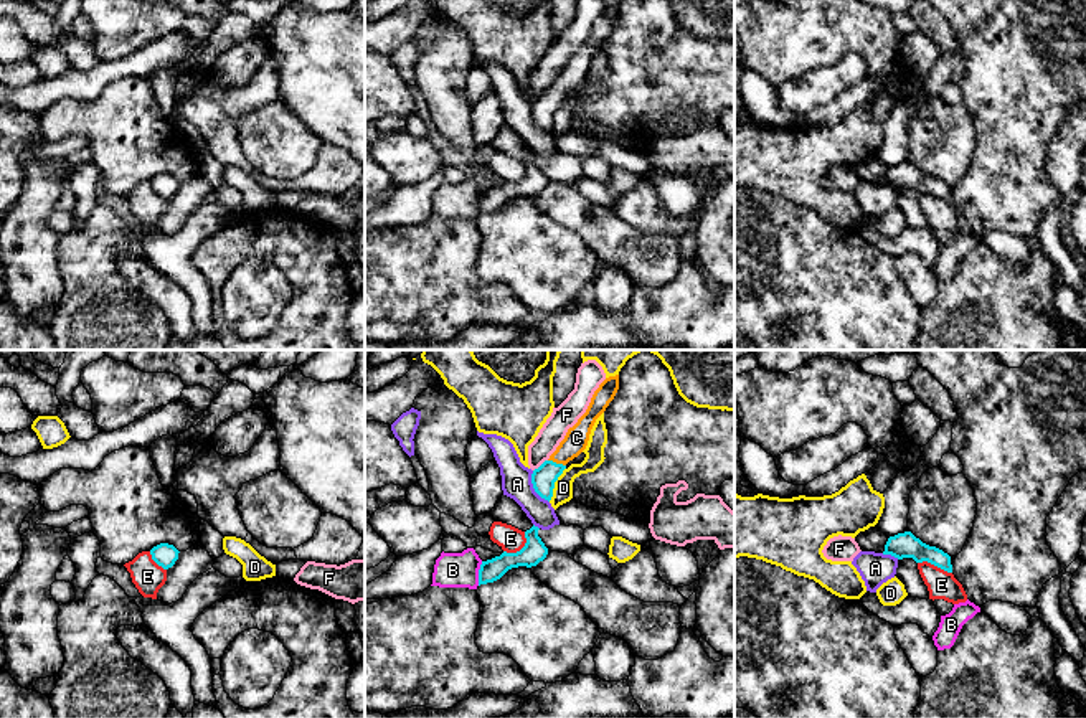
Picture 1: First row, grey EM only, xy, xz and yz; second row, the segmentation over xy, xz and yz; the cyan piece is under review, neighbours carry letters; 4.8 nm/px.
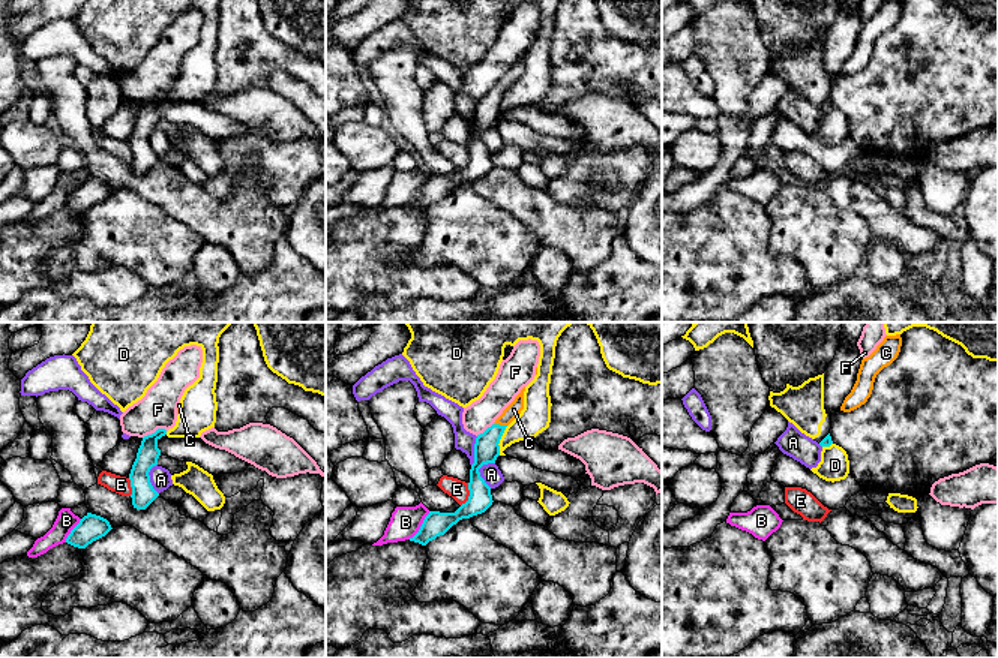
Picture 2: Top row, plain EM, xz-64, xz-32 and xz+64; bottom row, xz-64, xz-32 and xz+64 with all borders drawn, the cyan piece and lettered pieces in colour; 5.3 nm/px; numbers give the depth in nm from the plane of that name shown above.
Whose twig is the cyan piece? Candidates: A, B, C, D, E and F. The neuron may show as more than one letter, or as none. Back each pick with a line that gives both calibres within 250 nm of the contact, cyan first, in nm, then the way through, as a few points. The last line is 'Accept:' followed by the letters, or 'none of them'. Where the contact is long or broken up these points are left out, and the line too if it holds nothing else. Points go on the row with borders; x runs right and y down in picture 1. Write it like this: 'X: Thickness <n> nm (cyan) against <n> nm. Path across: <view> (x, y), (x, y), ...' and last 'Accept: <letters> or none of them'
C: Thickness 120 nm (cyan) against 120 nm. Path across: xz (543, 479), (555, 462), (576, 438)
Accept: C

